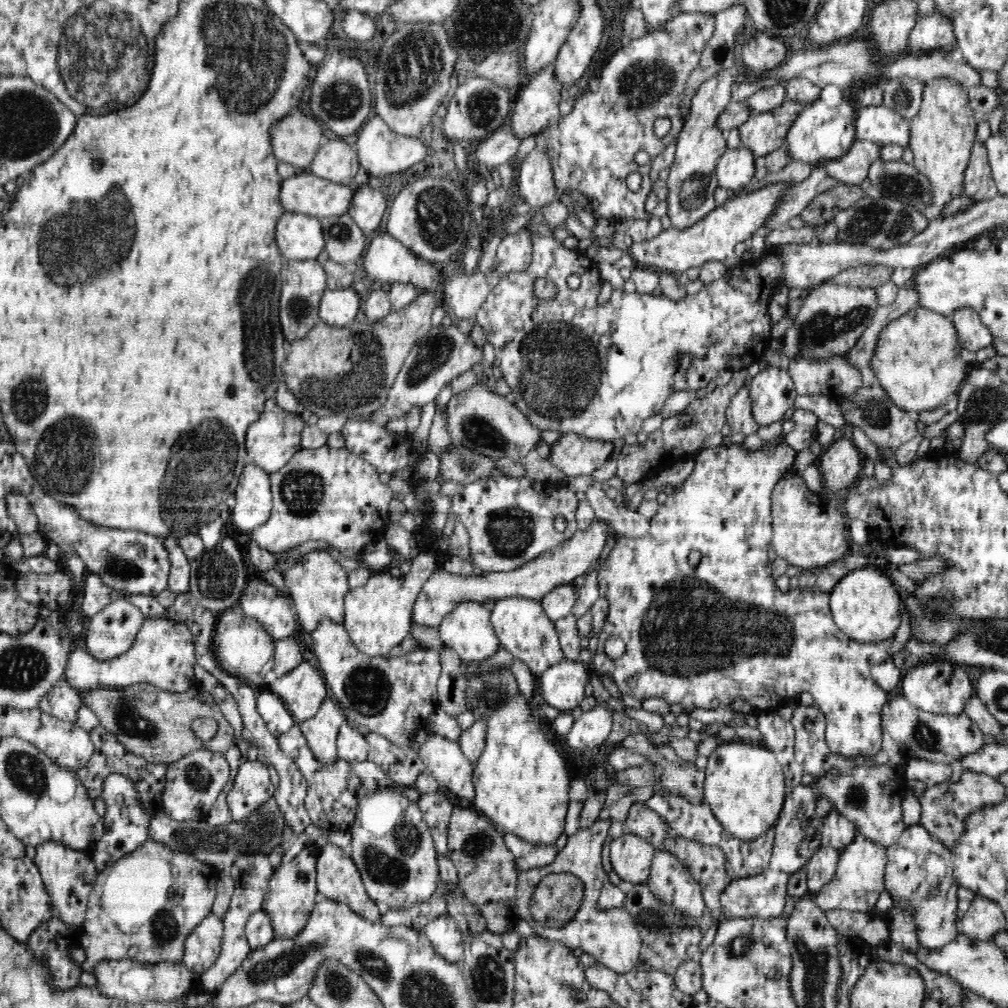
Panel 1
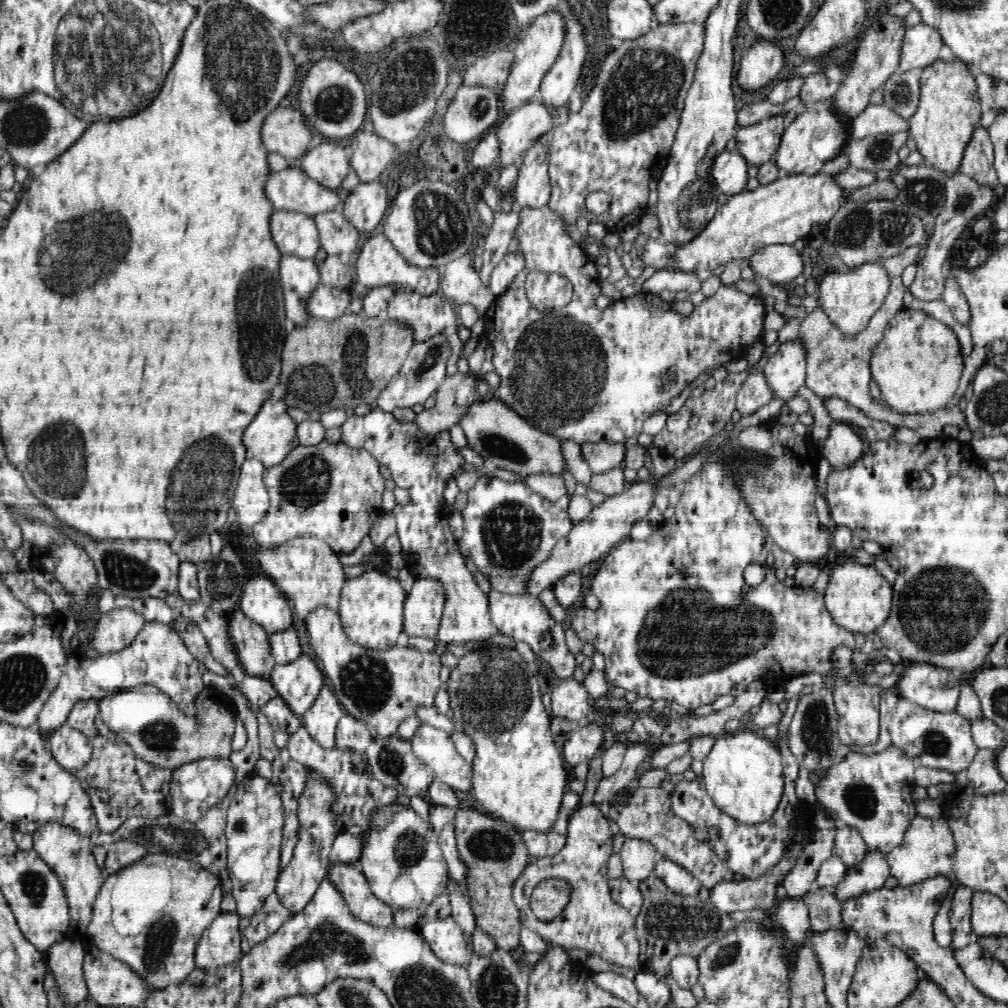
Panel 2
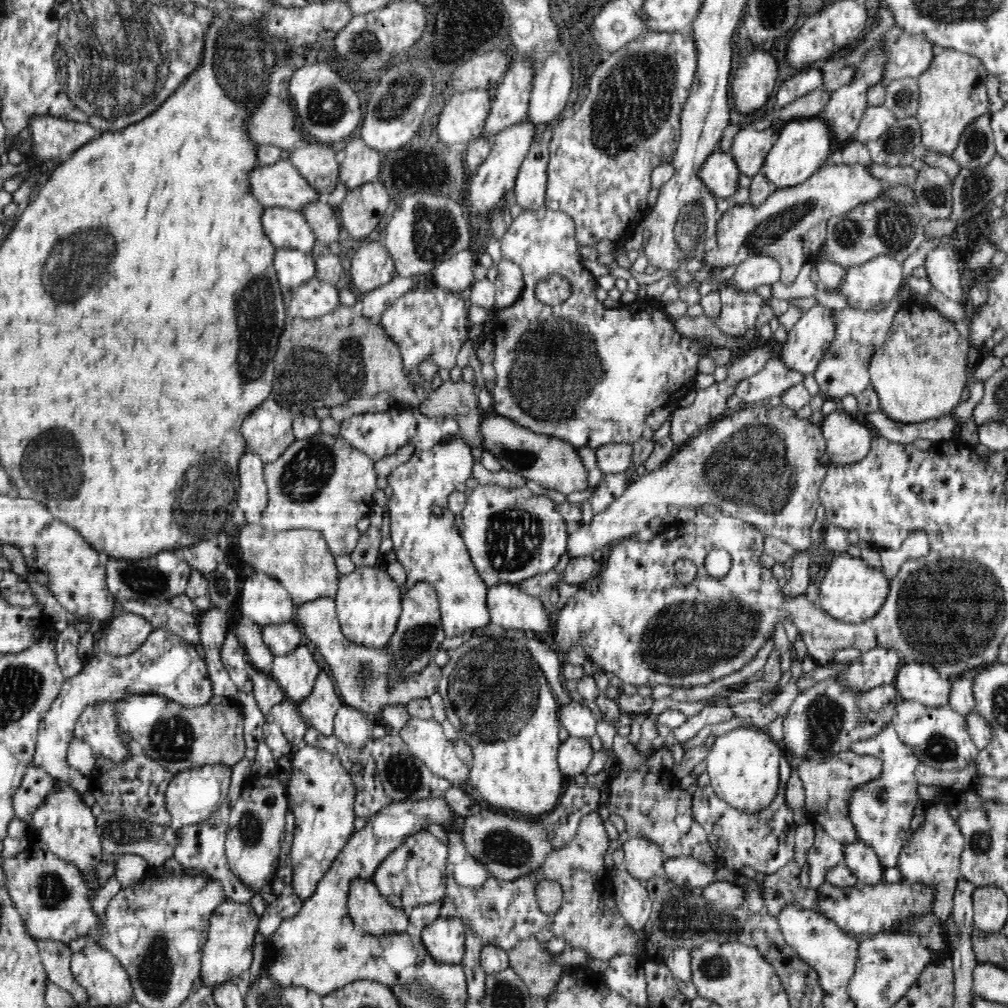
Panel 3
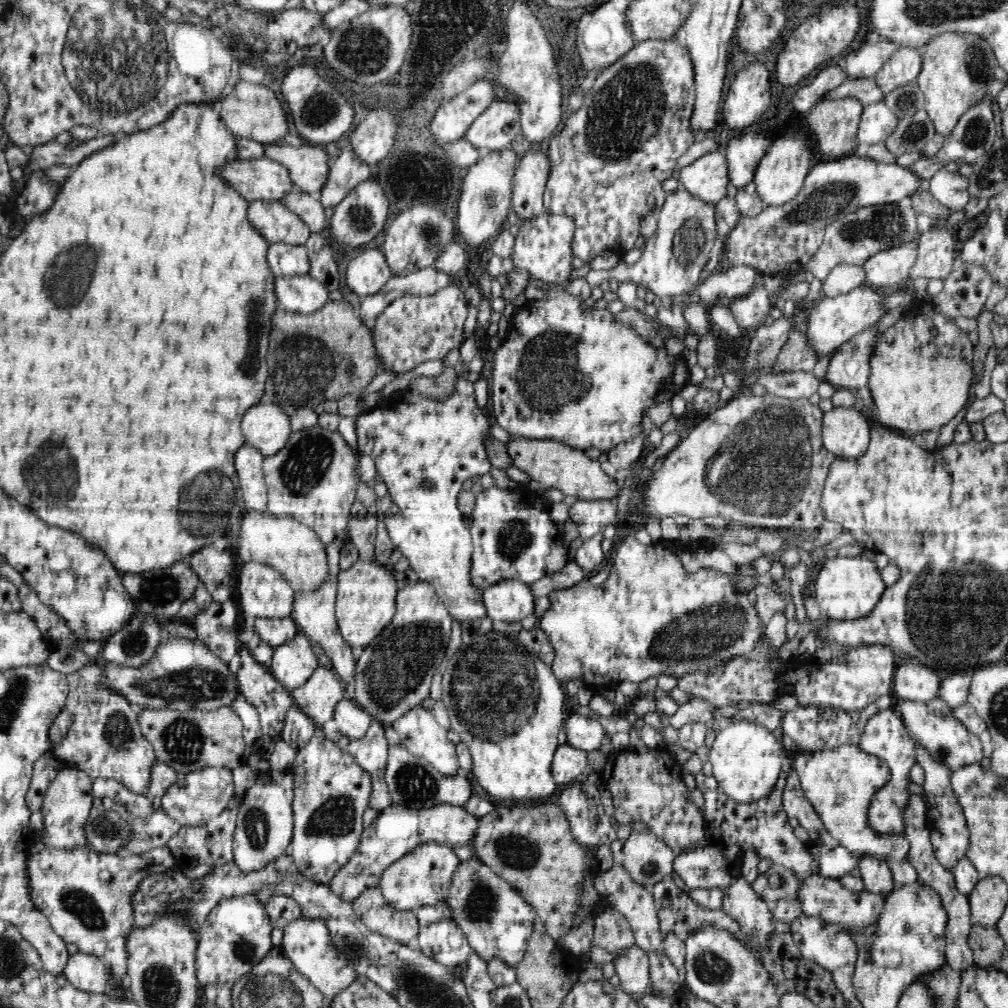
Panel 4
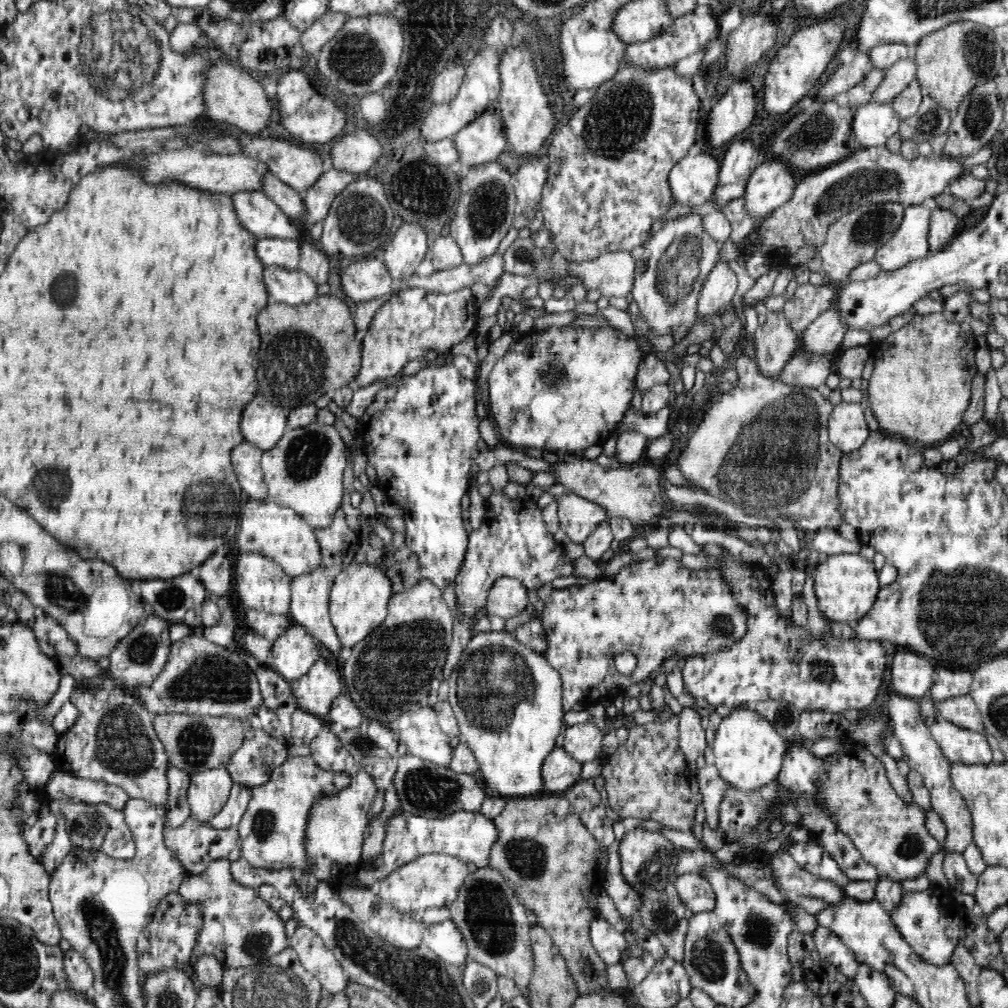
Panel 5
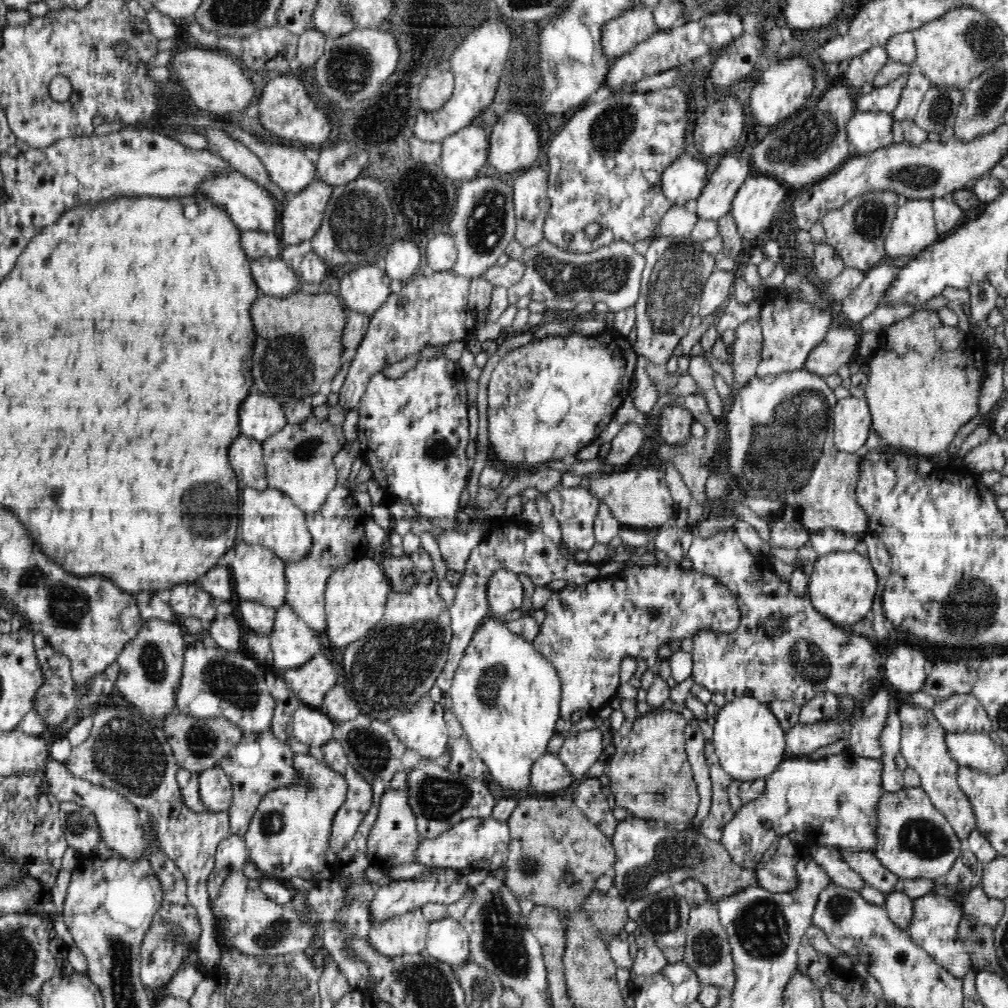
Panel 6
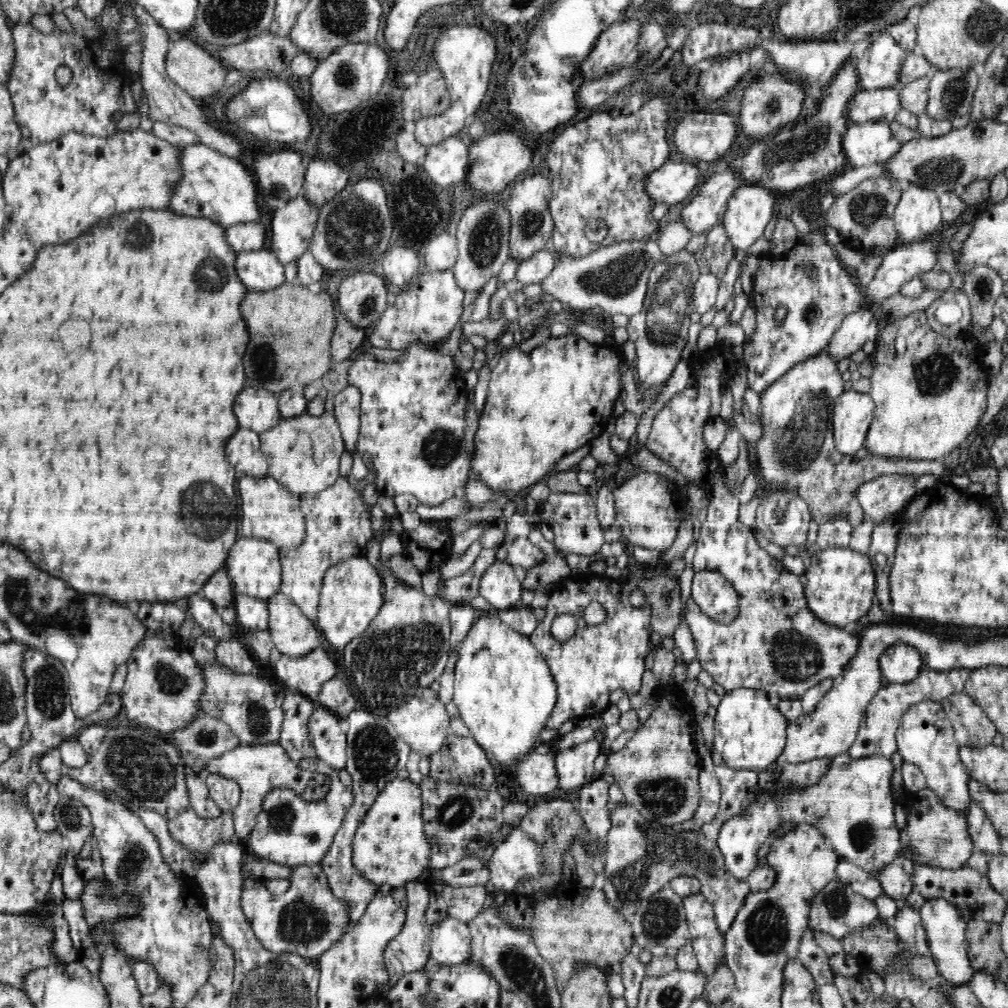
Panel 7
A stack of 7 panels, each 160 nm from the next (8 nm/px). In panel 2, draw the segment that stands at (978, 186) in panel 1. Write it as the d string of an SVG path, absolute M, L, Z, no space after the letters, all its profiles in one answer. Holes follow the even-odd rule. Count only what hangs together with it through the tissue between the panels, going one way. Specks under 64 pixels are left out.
M979 124L964 150L959 172L973 178L982 186L998 188L999 180L994 167L994 151L989 131Z

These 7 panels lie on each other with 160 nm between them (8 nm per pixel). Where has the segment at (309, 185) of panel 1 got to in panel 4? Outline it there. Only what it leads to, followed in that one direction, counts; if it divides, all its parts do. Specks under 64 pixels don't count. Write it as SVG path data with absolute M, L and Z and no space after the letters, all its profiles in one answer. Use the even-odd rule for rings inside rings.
M268 157L258 159L230 159L218 170L217 176L234 188L248 202L273 199L281 202L290 188L290 177L284 166Z

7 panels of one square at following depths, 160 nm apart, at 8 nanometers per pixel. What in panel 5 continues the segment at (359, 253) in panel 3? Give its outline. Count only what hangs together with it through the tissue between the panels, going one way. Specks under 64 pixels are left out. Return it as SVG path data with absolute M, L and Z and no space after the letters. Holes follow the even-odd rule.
M381 256L357 258L341 275L343 292L356 303L390 294L392 280Z

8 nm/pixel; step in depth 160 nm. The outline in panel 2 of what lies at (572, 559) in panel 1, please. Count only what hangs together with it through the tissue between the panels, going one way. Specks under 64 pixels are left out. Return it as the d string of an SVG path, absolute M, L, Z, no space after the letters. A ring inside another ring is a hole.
M642 481L642 484L636 484L636 486L634 483L630 484L630 488L624 489L623 494L609 497L602 504L594 507L586 519L574 524L567 536L557 542L549 558L528 574L527 593L538 597L542 590L555 585L562 576L572 574L594 560L600 560L618 543L630 538L632 524L648 515L648 508L652 506L652 500L655 500L652 484ZM416 578L404 602L403 638L415 636L436 640L444 604L442 584L433 578Z

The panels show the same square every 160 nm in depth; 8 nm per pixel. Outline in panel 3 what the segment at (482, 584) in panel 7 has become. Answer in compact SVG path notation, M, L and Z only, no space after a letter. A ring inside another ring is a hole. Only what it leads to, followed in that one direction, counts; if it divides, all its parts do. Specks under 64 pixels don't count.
M502 583L487 587L487 607L491 622L506 630L532 630L537 638L547 640L550 636L550 617L548 610L542 606L540 597L526 594L516 583Z

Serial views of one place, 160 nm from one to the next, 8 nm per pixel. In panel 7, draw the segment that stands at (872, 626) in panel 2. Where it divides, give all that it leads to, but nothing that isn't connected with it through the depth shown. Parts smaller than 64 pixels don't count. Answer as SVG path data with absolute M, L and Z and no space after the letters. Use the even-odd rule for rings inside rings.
M848 548L814 549L810 566L803 574L804 594L814 616L828 625L841 629L862 618L875 599L876 580L869 556Z

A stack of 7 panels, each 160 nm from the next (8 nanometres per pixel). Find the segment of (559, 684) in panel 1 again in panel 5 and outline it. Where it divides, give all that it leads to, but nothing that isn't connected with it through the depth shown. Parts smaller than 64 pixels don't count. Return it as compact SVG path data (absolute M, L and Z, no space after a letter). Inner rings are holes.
M593 720L564 727L563 749L579 764L592 762L602 752L604 732Z

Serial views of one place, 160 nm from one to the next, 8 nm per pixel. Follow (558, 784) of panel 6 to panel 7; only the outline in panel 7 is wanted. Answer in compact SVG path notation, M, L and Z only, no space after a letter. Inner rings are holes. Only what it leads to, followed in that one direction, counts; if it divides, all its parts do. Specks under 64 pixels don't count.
M531 752L520 759L514 768L514 776L520 788L526 794L534 794L534 796L554 792L555 787L558 787L554 760L554 756L550 753L536 752Z

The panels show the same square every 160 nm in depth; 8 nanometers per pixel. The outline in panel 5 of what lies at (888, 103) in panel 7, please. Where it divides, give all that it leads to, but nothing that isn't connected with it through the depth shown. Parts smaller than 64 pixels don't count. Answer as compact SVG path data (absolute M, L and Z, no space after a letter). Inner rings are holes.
M900 57L884 71L884 78L871 95L871 100L891 104L892 99L917 78L916 65L914 60Z

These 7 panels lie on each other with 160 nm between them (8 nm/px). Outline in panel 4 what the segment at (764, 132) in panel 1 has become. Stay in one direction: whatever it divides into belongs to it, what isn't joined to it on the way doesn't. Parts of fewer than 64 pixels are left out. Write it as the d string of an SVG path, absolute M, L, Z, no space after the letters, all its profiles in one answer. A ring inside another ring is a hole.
M744 134L729 141L726 148L727 172L737 190L742 190L754 180L758 163L771 143L771 138L762 138L760 134Z

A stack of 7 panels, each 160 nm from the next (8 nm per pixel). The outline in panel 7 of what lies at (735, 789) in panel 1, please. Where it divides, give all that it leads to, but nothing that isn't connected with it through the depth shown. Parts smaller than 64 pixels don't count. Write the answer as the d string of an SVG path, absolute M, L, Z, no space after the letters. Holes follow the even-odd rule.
M738 688L726 691L717 706L714 723L713 749L716 749L723 761L730 767L738 770L752 770L758 772L768 771L770 762L774 762L784 750L787 741L787 726L789 720L770 703L769 695L762 690Z

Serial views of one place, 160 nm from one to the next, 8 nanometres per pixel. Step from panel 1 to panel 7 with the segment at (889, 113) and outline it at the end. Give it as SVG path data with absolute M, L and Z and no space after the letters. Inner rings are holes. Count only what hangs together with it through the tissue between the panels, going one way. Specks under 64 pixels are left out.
M866 121L863 123L848 122L843 134L842 150L852 168L870 166L870 164L885 163L900 152L901 144L892 135L890 125L886 121Z

